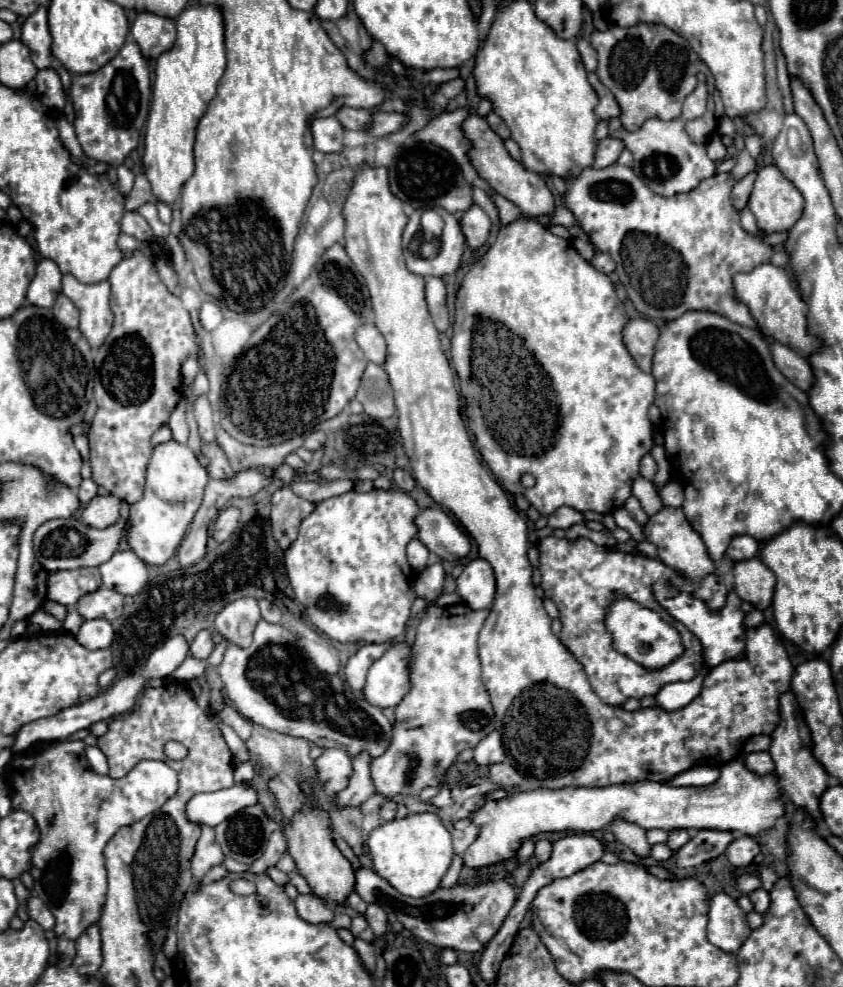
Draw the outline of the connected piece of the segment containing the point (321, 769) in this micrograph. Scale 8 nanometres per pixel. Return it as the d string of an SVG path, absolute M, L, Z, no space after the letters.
M325 749L315 761L315 771L321 787L327 795L337 795L343 791L351 777L351 761L343 749Z

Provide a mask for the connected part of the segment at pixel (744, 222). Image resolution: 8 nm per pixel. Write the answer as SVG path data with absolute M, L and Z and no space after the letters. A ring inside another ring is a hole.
M747 207L741 211L741 227L743 227L747 233L753 233L753 235L763 234L760 229L757 229L755 217L753 217L753 213L751 213Z

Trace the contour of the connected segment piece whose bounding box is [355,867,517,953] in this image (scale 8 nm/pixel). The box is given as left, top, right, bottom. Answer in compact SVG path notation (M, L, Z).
M359 867L355 871L357 883L355 893L373 905L379 905L385 909L385 913L395 913L399 923L409 929L415 937L421 941L427 941L437 947L449 947L455 951L481 951L493 935L503 925L507 913L511 911L517 893L509 881L479 881L473 887L455 885L453 889L441 889L425 899L411 899L401 893L397 893L383 877L379 877L375 871Z

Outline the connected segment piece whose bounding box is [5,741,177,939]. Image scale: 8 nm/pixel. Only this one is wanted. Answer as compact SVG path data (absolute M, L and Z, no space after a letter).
M53 741L47 749L39 751L37 755L17 755L11 759L9 767L5 769L5 781L11 787L9 797L13 809L27 811L35 817L41 841L33 847L33 895L41 897L45 905L49 905L51 913L55 915L55 933L57 937L73 937L77 939L89 925L97 923L101 915L101 907L105 903L105 889L107 889L107 869L103 849L107 841L117 833L117 829L131 825L145 815L157 811L169 797L177 793L177 771L173 771L163 761L141 761L137 763L125 777L111 779L109 775L97 775L85 765L85 743L83 741L69 741L59 743Z

